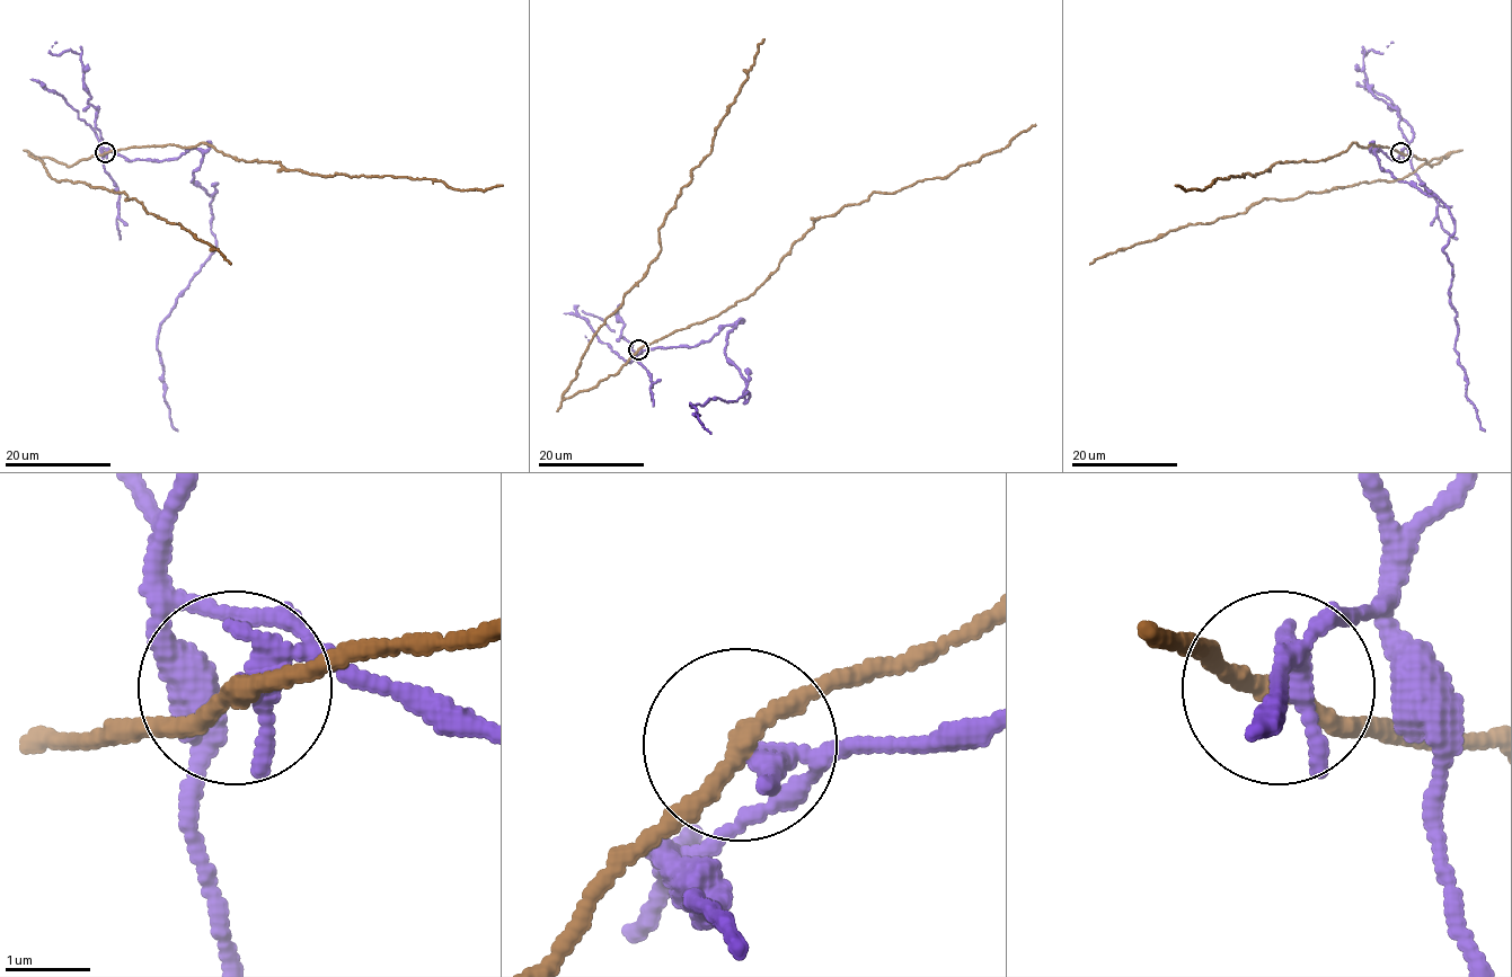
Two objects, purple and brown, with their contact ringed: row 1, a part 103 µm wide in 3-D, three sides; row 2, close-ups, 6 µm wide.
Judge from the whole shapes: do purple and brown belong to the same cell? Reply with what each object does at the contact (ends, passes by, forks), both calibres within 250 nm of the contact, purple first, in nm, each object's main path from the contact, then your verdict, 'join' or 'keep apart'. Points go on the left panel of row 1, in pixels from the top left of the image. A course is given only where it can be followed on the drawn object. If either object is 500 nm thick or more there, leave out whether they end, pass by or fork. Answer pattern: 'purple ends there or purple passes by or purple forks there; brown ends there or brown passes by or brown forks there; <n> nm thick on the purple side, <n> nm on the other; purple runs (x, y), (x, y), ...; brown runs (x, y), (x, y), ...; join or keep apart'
purple passes by; brown passes by; 240 nm thick on the purple side, 200 nm on the other; purple runs (105, 152), (203, 153), (191, 181), (212, 196), (217, 246), (157, 342), (178, 432); brown runs (105, 152), (71, 166), (29, 154), (58, 181), (123, 192), (125, 200), (182, 227), (231, 265); keep apart

